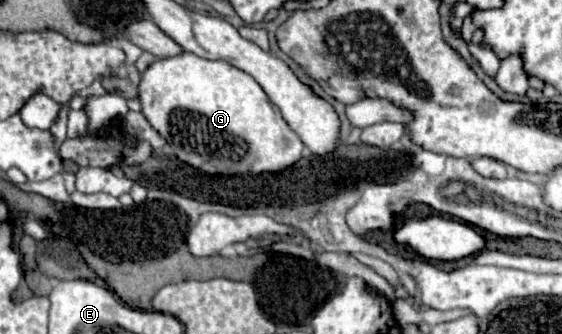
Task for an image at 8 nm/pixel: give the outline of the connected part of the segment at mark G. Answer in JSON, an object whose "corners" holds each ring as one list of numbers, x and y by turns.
{"corners":[[190,52,158,60,142,74,138,98,142,102,142,114,150,126,170,144,174,154,182,162,206,174,236,176,280,172,302,158,302,140,290,130,290,126,280,116,280,110,268,100,260,84,224,60,206,60]]}

